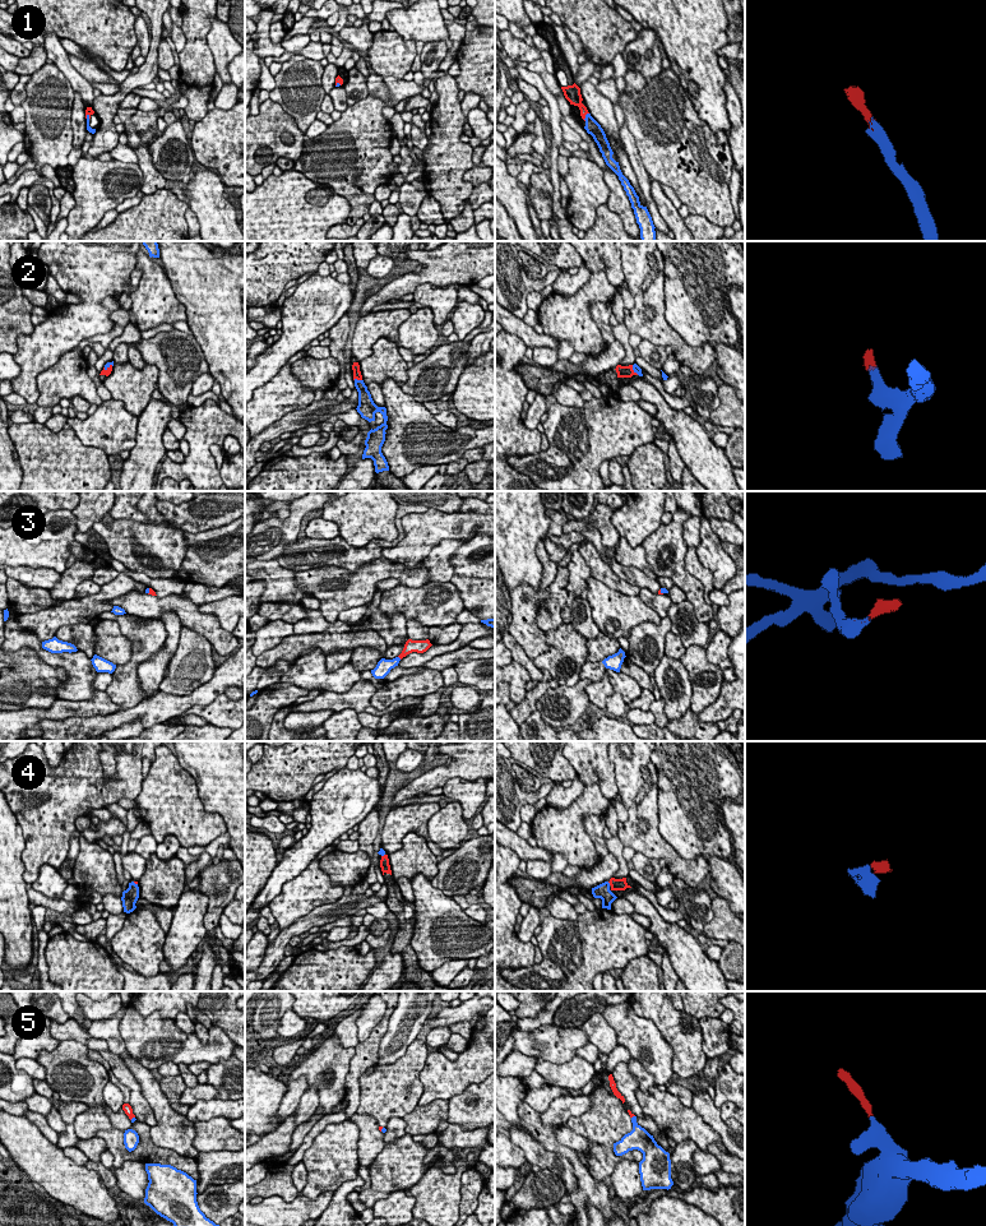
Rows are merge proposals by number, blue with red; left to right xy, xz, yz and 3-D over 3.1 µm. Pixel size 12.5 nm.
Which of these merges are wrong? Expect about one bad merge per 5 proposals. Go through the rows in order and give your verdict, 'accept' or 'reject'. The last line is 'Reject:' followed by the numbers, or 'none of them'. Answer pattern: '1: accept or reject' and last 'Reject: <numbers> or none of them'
1: accept
2: accept
3: accept
4: accept
5: accept
Reject: none of them

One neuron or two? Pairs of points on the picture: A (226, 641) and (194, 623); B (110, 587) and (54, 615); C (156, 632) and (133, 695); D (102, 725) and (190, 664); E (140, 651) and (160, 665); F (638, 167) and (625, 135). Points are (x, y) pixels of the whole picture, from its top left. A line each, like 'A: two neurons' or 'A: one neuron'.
A: one neuron
B: one neuron
C: one neuron
D: two neurons
E: two neurons
F: one neuron

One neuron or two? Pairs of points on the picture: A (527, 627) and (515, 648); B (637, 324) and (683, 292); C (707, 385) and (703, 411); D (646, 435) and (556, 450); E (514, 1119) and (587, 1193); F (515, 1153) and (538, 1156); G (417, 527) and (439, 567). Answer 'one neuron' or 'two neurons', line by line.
A: two neurons
B: two neurons
C: one neuron
D: one neuron
E: two neurons
F: two neurons
G: two neurons

